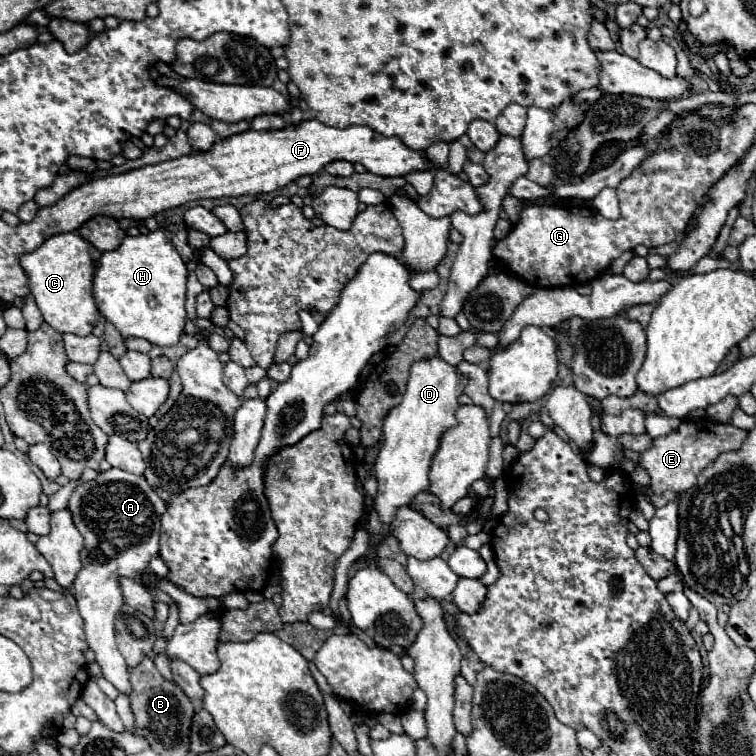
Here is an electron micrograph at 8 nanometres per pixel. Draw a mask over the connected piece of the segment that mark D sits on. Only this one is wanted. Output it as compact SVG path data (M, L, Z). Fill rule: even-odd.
M439 355L427 357L427 361L415 361L411 365L407 391L403 395L403 401L389 411L389 415L383 421L383 447L375 459L375 477L379 481L379 493L377 493L377 511L383 523L389 523L395 519L395 513L399 507L409 505L409 501L427 489L429 479L429 465L433 459L433 453L437 451L441 433L449 427L453 427L455 411L459 409L459 395L463 395L467 385L467 377L457 371L455 365L449 365Z

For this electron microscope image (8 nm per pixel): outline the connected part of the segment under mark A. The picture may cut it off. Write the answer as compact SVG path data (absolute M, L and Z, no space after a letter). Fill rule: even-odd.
M109 469L99 473L93 481L79 485L69 499L69 509L85 539L85 547L81 551L83 567L71 585L71 593L77 599L79 613L85 621L85 639L89 649L95 651L101 675L113 683L119 693L129 695L129 665L115 643L115 615L123 605L117 579L121 575L139 579L139 575L147 571L149 559L159 553L159 519L165 511L165 501L159 499L145 477L137 477L121 469Z

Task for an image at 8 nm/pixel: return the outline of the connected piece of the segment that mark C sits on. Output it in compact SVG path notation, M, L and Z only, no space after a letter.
M59 233L45 239L35 251L21 257L21 267L29 277L29 287L33 301L37 303L45 323L49 323L59 333L89 335L93 325L101 319L99 309L93 301L93 261L89 253L89 243L71 233Z

